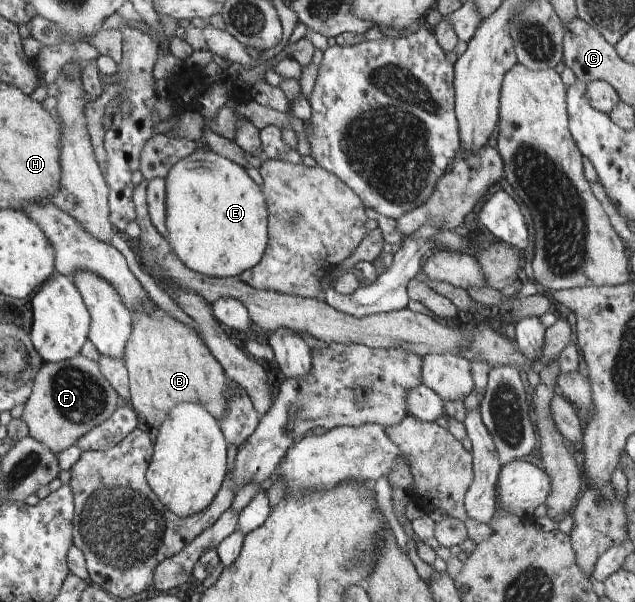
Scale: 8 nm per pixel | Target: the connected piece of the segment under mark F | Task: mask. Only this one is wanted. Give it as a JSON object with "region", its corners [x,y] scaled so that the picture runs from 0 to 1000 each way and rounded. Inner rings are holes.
{"region":[[[128,588],[94,603],[69,601],[65,606],[50,641],[50,656],[39,669],[35,696],[43,703],[46,724],[61,733],[72,746],[88,757],[118,741],[121,729],[131,726],[153,706],[159,706],[178,691],[184,681],[184,651],[172,633],[159,621],[157,606]]]}

